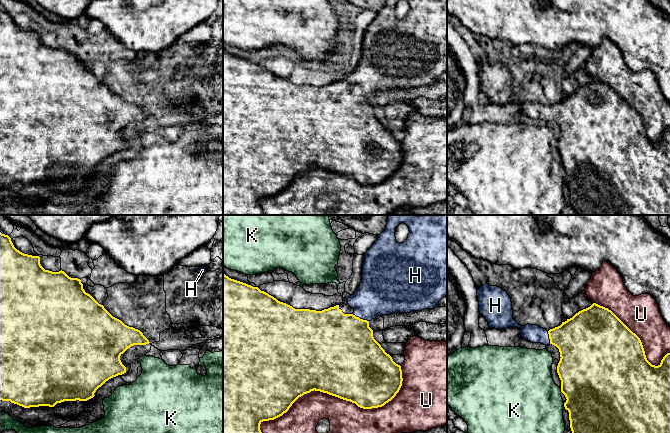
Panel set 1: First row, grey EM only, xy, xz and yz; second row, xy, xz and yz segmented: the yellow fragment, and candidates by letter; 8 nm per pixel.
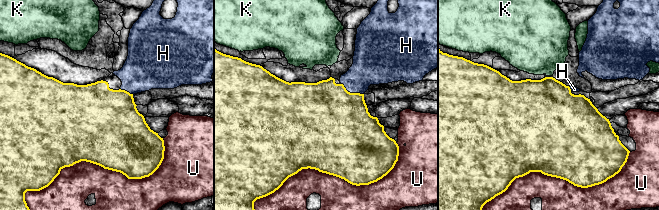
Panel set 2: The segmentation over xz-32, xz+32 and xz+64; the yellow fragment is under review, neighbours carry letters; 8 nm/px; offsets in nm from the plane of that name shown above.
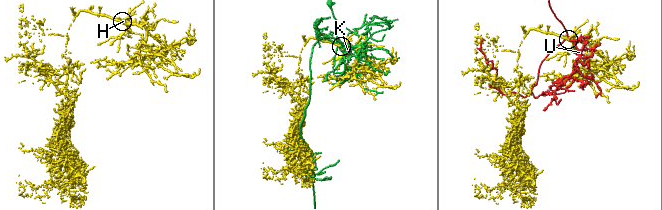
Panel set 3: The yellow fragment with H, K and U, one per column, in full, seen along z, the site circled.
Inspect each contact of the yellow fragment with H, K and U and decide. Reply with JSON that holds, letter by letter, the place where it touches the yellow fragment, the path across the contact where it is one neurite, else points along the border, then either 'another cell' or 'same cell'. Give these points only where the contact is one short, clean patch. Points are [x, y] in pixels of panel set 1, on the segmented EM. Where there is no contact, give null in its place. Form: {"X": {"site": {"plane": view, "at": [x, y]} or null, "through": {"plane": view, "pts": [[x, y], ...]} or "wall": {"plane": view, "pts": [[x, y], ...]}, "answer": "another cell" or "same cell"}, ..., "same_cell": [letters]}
{"H": {"site": {"plane": "xz", "at": [359, 318]}, "through": {"plane": "xz", "pts": [[342, 344], [350, 336], [359, 318], [366, 307], [379, 294]]}, "answer": "same cell"}, "K": {"site": {"plane": "yz", "at": [564, 406]}, "answer": "another cell"}, "U": {"site": {"plane": "xz", "at": [339, 397]}, "answer": "another cell"}, "same_cell": ["H"]}

